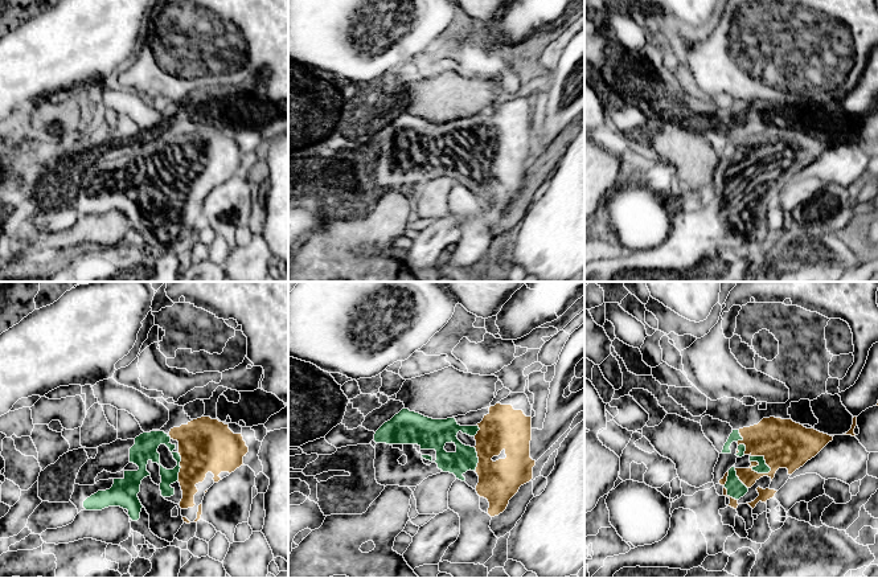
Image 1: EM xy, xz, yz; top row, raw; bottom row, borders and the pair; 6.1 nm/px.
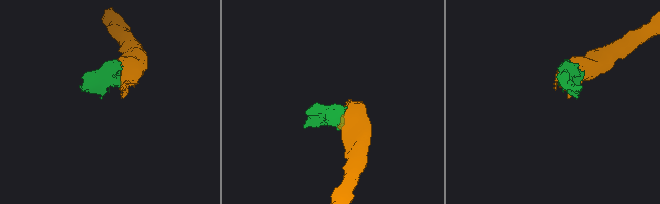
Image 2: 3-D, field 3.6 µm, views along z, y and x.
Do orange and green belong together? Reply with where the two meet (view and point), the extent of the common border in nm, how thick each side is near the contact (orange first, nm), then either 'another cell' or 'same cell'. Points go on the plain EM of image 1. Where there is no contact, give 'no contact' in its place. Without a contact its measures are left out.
yz (764, 162) | 160 nm | 300/60 nm | same cell

